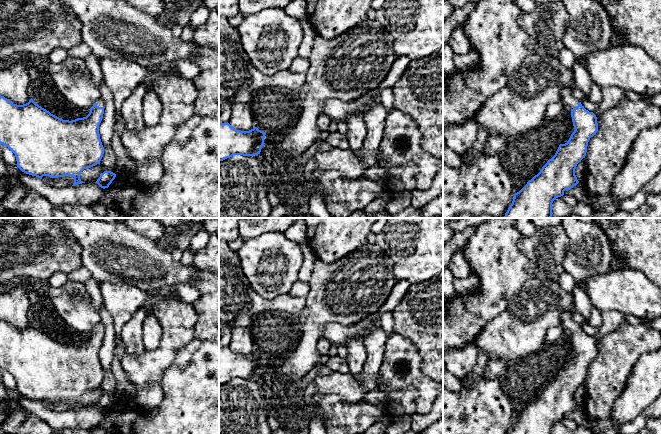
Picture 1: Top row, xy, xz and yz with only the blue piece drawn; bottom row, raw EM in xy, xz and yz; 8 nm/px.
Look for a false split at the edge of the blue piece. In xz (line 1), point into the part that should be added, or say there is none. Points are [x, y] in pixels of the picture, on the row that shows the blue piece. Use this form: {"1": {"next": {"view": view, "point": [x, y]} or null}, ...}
{"1": {"next": null}}

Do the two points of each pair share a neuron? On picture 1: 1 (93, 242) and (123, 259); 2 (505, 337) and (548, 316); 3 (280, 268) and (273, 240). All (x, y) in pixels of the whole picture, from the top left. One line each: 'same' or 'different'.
1: same
2: same
3: same

